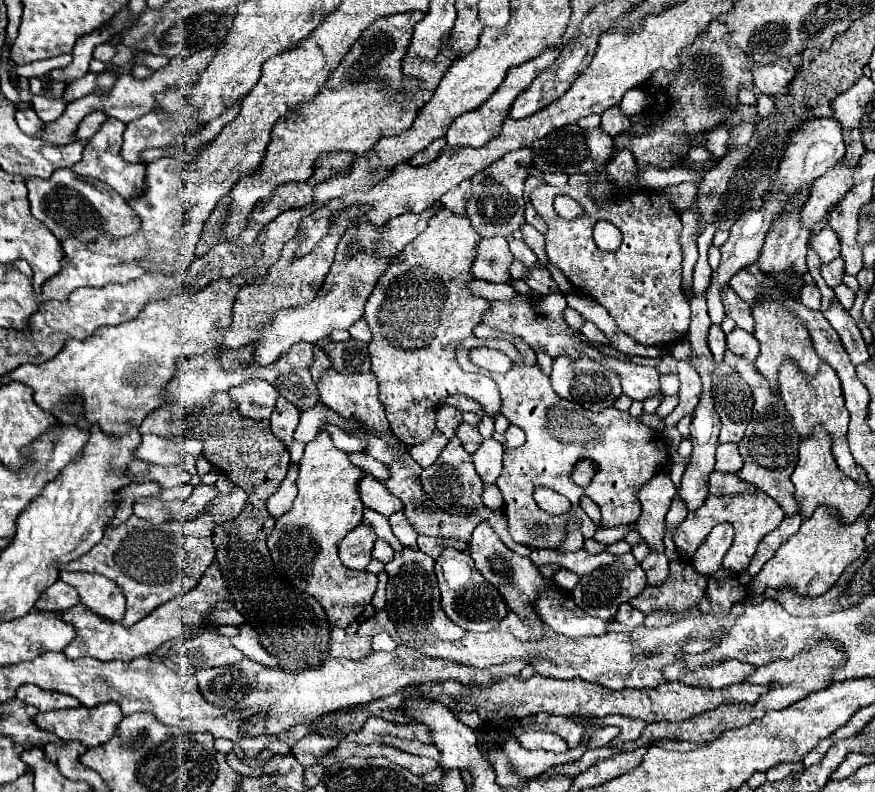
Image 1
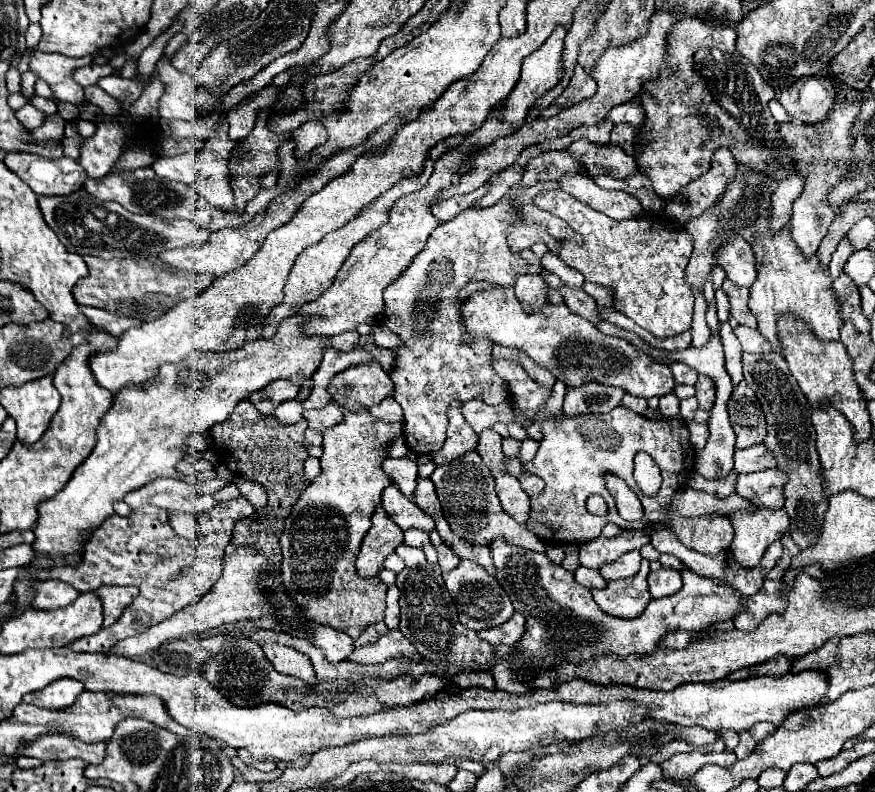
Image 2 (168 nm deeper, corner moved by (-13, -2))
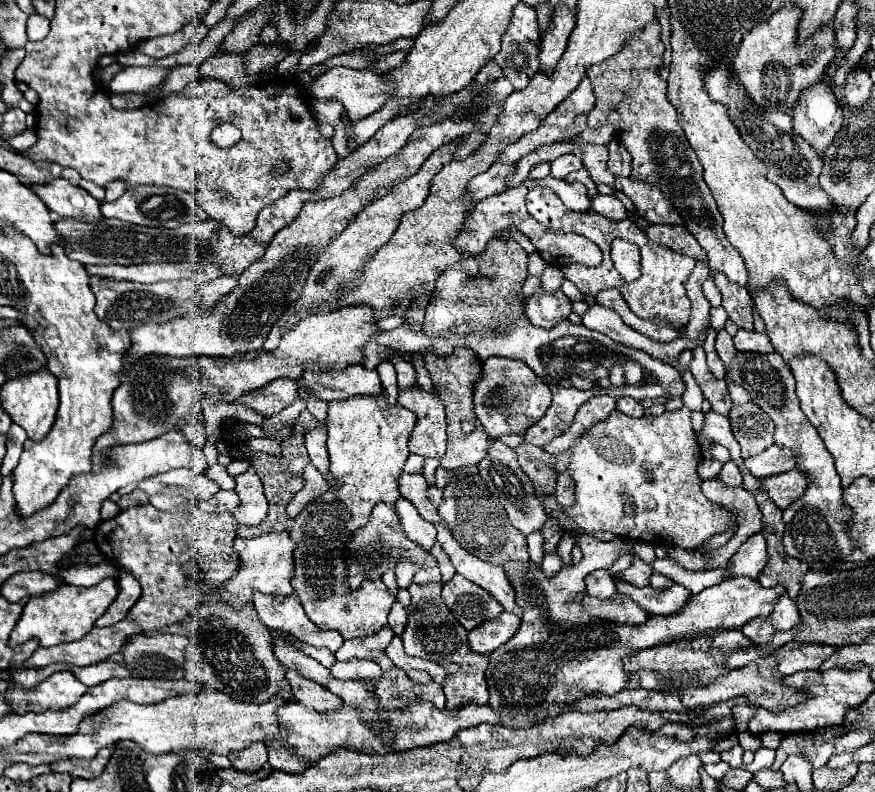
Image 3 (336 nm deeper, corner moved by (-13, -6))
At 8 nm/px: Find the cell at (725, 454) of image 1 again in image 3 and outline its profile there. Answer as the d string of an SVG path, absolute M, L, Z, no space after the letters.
M772 445L764 453L746 459L746 469L758 479L784 473L794 467L796 467L796 455L790 449L778 447L778 445Z

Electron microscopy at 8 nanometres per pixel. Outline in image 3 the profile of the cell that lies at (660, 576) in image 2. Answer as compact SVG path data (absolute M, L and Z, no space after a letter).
M614 575L614 583L618 587L618 593L630 597L636 601L642 609L654 613L654 615L674 615L680 613L680 609L688 603L690 591L678 583L672 583L664 591L656 591L652 587L636 587L632 583L626 583L624 579L618 579Z

